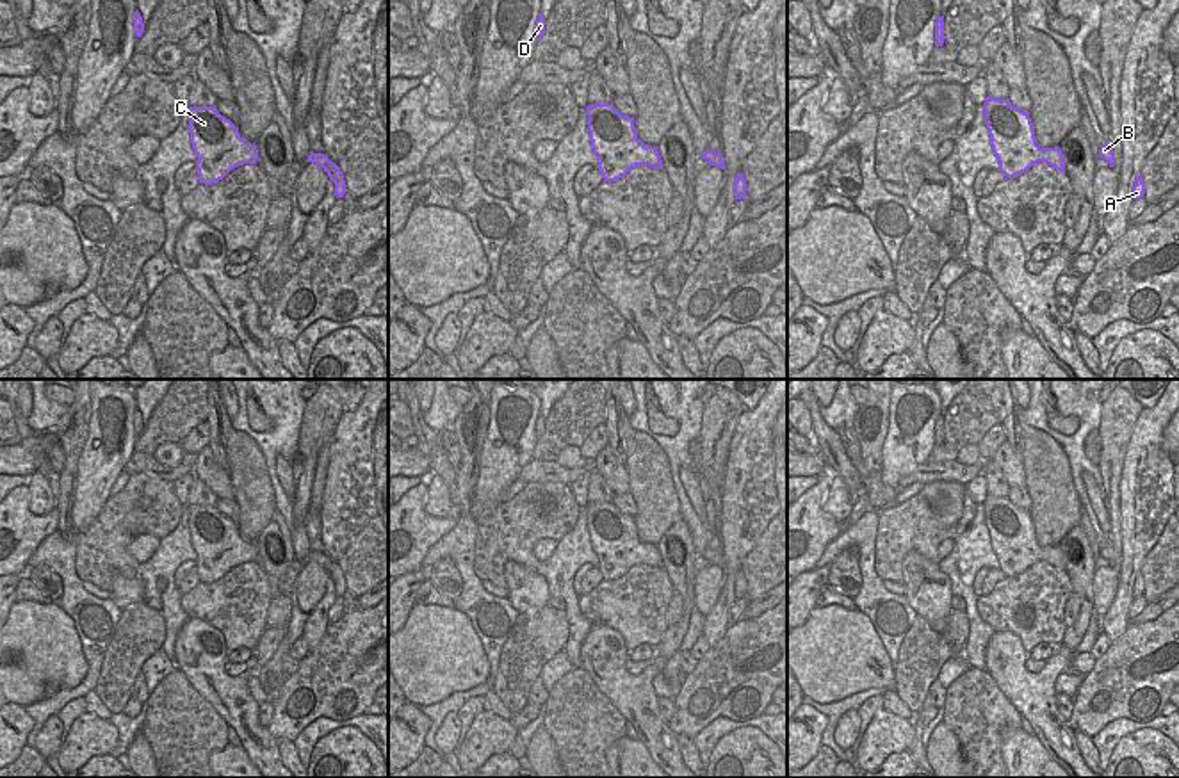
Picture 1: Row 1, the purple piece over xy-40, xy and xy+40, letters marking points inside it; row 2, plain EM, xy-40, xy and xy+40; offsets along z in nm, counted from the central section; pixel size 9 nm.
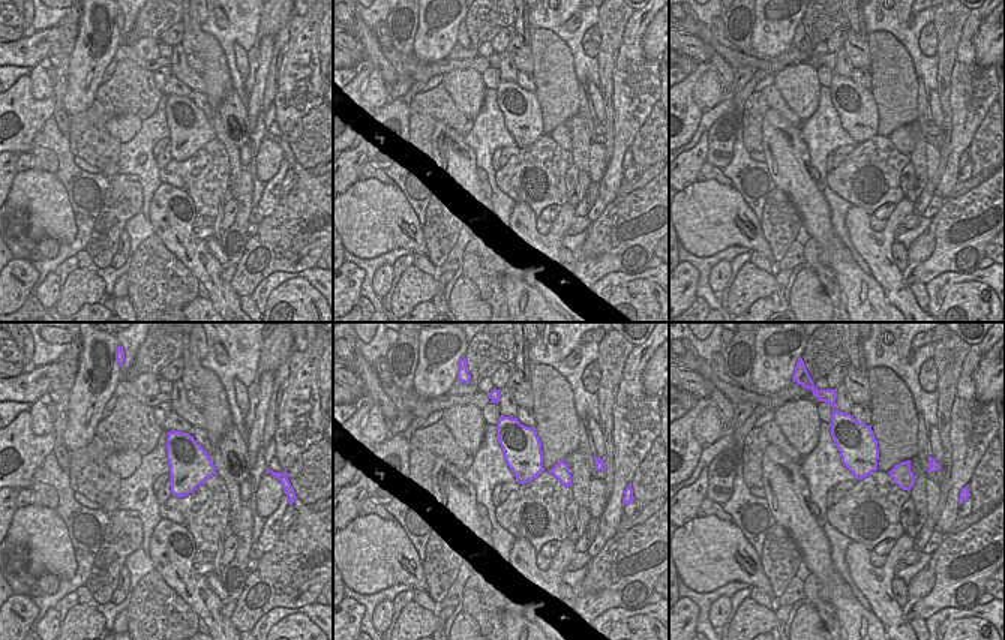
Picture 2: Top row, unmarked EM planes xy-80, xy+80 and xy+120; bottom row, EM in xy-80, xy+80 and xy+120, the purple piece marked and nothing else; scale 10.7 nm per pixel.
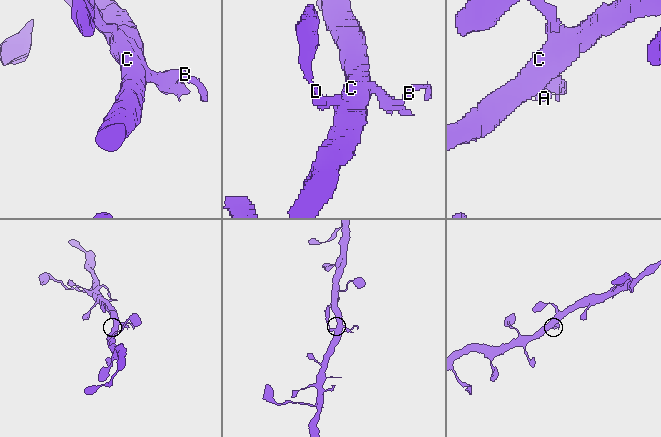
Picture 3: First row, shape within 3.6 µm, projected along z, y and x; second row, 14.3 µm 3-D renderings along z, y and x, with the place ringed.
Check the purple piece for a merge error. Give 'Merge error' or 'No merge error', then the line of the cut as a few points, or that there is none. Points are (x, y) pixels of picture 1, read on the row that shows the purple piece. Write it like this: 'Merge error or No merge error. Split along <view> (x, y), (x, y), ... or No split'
No merge error. No split.

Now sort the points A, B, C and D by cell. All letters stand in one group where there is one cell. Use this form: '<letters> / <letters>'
A B C D

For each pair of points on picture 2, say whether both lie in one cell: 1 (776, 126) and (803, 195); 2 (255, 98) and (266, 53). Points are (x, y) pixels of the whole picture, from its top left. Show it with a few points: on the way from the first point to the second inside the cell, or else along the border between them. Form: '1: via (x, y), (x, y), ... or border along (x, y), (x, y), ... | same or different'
1: via (782, 143), (789, 173), (794, 179) | same
2: via (260, 87), (264, 63) | same

